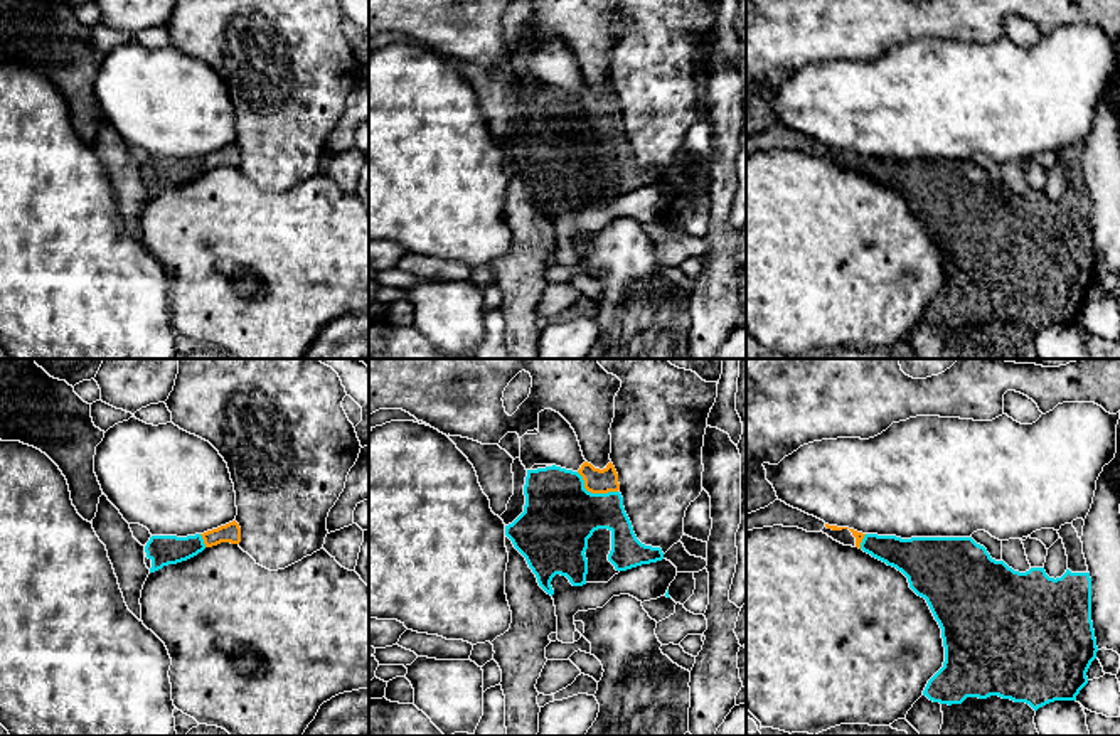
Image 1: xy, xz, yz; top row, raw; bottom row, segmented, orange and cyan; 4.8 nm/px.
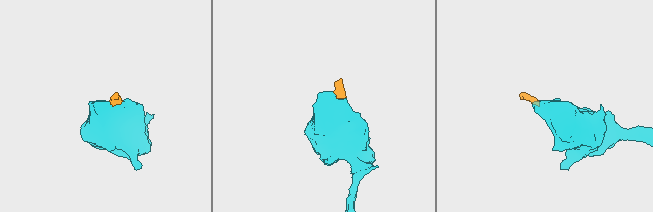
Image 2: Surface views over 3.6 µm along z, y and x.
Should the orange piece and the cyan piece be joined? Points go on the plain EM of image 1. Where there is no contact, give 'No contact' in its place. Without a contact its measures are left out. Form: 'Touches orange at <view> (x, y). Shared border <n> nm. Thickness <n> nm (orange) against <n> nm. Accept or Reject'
Touches orange at xz (593, 115). Shared border 220 nm. Thickness 120 nm (orange) against 360 nm. Accept

